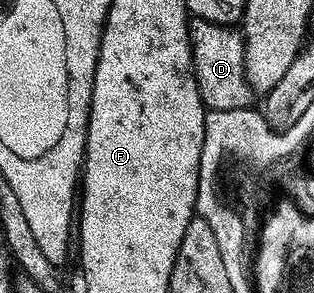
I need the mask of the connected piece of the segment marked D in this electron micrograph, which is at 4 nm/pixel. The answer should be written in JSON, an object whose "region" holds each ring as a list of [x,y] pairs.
{"region":[[[196,20],[191,31],[191,68],[204,106],[216,114],[234,114],[252,104],[253,90],[245,71],[245,46],[238,28]]]}

